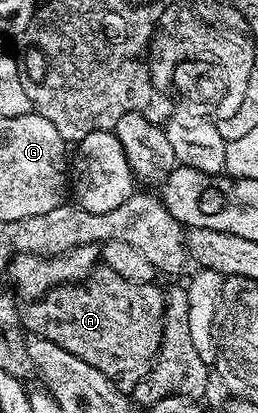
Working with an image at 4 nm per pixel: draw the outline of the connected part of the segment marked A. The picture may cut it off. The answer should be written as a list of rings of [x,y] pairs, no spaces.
[[[98,266],[87,279],[76,284],[61,284],[47,295],[28,301],[20,309],[19,320],[23,328],[25,324],[26,333],[55,342],[55,346],[63,346],[67,354],[75,354],[75,358],[83,358],[87,366],[95,366],[95,370],[99,370],[99,374],[103,374],[116,388],[132,390],[149,373],[161,348],[165,293],[157,287],[156,283],[127,282],[127,278],[119,278],[115,270]]]

